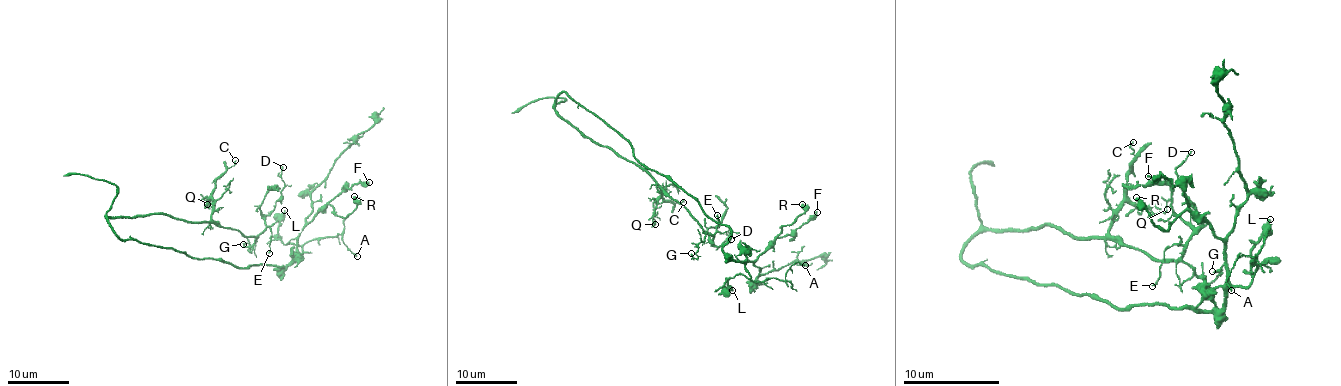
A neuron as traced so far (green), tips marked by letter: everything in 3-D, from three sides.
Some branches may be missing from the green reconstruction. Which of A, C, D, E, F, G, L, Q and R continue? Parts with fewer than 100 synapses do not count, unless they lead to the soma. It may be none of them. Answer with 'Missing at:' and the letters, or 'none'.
Missing at: none

